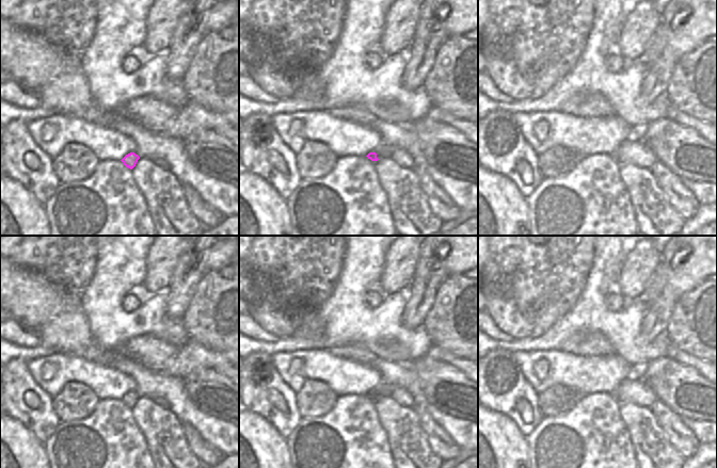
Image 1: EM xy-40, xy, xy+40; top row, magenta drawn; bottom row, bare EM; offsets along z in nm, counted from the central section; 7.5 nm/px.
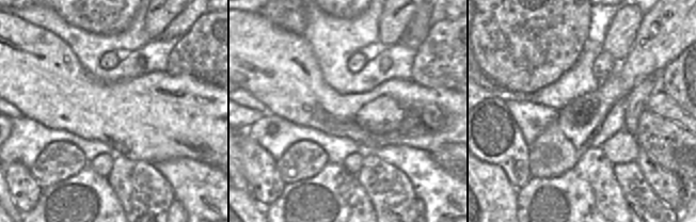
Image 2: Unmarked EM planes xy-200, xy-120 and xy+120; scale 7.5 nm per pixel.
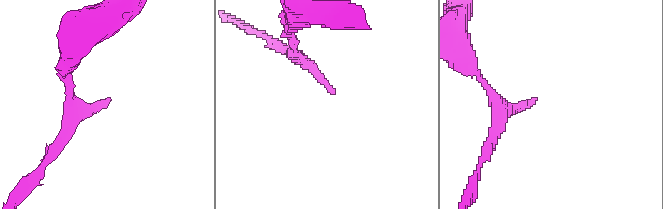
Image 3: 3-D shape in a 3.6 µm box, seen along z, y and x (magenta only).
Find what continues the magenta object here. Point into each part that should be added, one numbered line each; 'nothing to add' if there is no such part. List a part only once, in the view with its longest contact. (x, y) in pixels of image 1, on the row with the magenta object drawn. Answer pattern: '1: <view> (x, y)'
nothing to add

